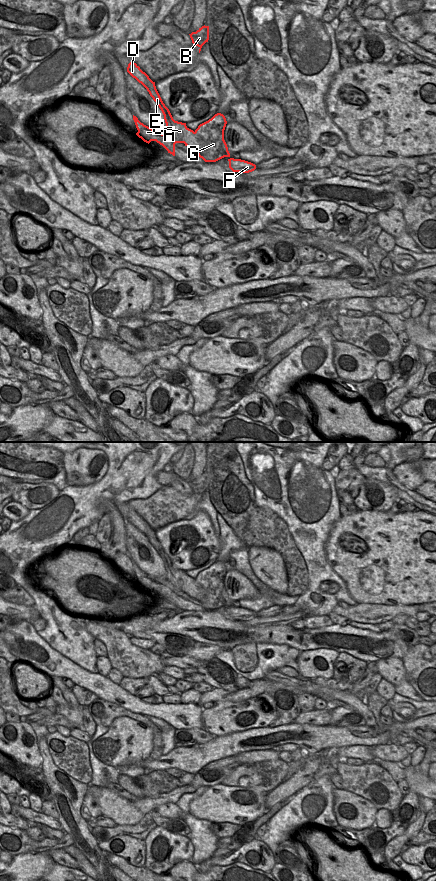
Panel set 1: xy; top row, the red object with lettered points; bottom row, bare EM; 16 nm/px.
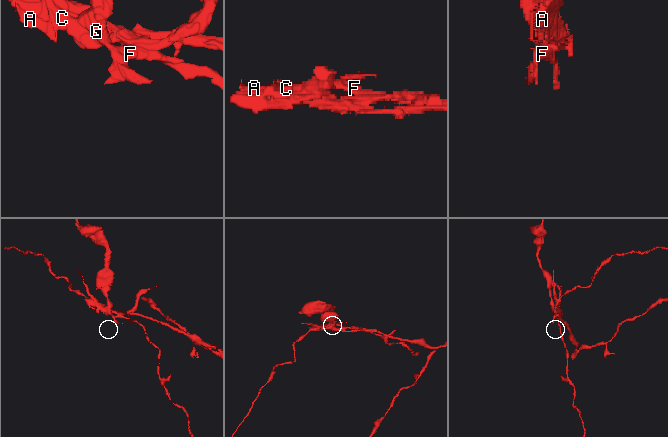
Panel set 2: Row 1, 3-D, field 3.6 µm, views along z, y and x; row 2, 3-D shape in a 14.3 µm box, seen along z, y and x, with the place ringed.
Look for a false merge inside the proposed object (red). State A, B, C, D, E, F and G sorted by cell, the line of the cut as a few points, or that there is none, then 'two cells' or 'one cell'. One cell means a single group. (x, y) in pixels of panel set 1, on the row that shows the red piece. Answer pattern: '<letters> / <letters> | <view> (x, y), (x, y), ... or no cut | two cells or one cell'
A C D E F / B G | xy (195, 132), (192, 143), (188, 147) | two cells

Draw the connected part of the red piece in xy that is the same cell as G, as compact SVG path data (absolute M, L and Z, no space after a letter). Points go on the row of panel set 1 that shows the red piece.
M221 113L200 124L195 130L189 149L196 152L205 162L216 162L224 157L230 157L224 140L226 124L226 118Z

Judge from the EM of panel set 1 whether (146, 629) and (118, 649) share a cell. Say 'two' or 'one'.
two

